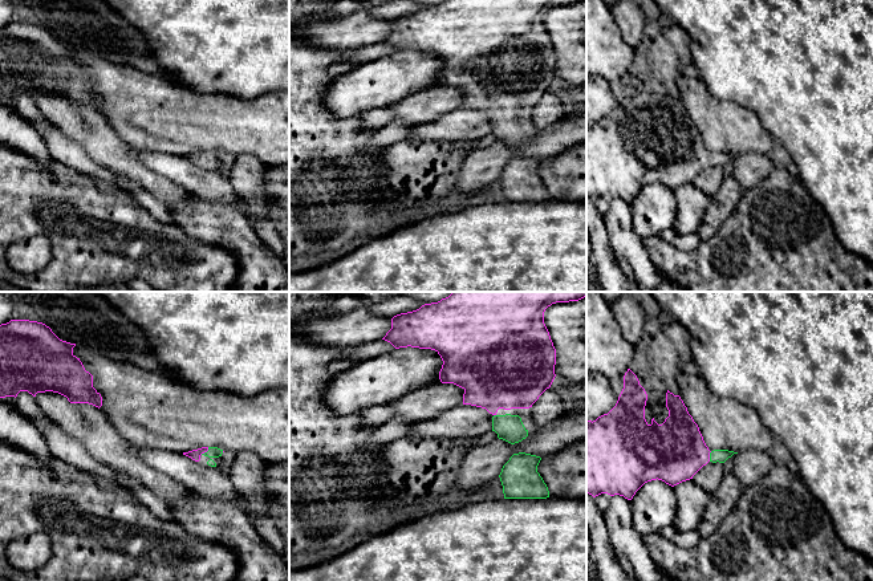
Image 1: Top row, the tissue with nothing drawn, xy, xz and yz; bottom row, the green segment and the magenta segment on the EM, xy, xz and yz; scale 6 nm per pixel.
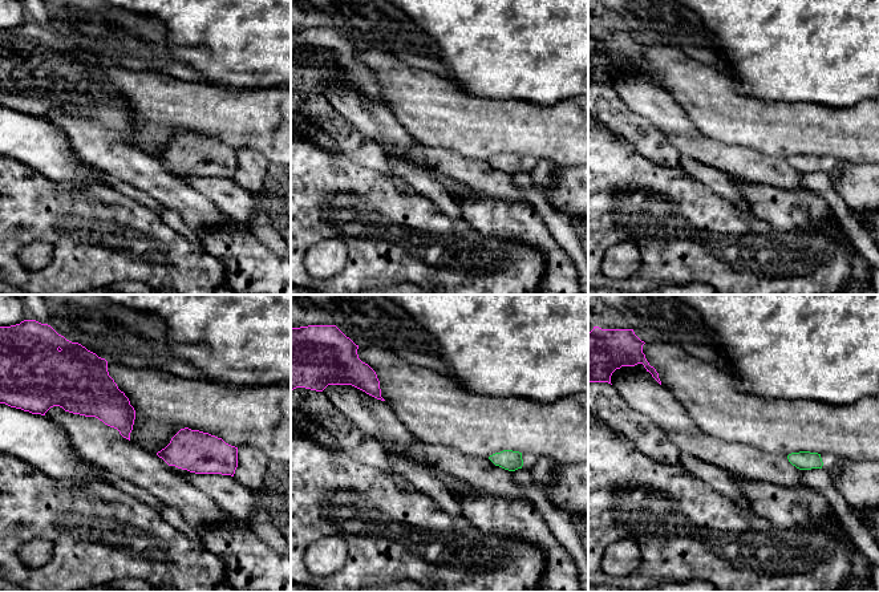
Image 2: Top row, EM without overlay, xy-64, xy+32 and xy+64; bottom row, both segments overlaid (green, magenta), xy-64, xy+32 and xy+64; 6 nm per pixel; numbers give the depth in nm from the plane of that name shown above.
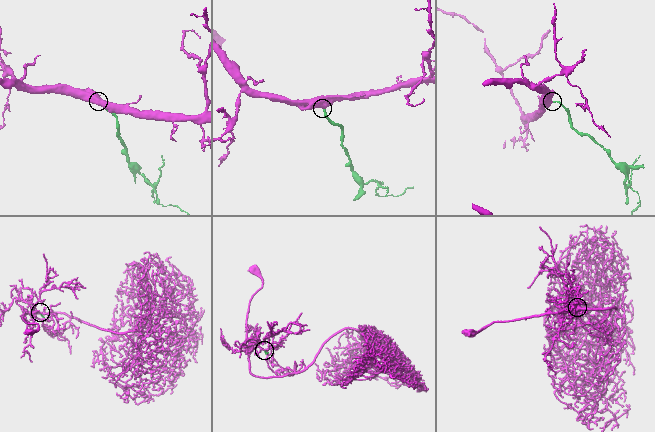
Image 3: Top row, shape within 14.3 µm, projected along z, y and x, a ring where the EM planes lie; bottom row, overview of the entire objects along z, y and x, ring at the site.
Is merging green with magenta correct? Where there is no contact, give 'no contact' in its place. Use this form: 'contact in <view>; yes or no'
contact in xy; yes

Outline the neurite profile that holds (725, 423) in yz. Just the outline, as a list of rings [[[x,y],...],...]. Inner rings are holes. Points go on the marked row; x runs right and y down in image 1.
[[[682,373],[678,387],[679,397],[710,451],[768,451],[773,444],[773,434],[754,409],[714,394],[701,375]]]

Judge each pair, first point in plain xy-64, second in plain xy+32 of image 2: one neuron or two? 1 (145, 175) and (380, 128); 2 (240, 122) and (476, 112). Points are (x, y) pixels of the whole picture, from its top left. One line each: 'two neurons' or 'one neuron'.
1: one neuron
2: one neuron

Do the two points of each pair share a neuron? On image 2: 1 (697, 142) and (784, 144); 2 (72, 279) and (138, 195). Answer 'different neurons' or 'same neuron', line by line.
1: different neurons
2: different neurons

